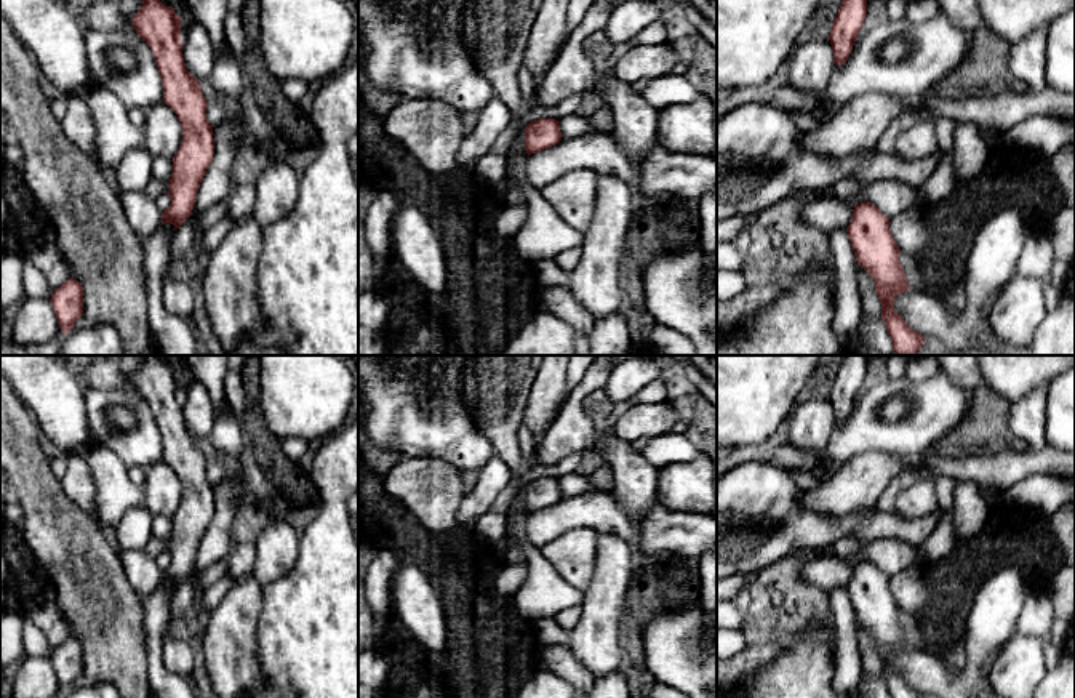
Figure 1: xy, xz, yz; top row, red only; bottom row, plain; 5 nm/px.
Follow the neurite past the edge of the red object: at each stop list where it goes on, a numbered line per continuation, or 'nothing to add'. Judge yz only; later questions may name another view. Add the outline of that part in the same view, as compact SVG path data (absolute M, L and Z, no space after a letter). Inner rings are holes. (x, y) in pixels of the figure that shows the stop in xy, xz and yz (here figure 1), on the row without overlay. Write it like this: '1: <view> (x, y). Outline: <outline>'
nothing to add

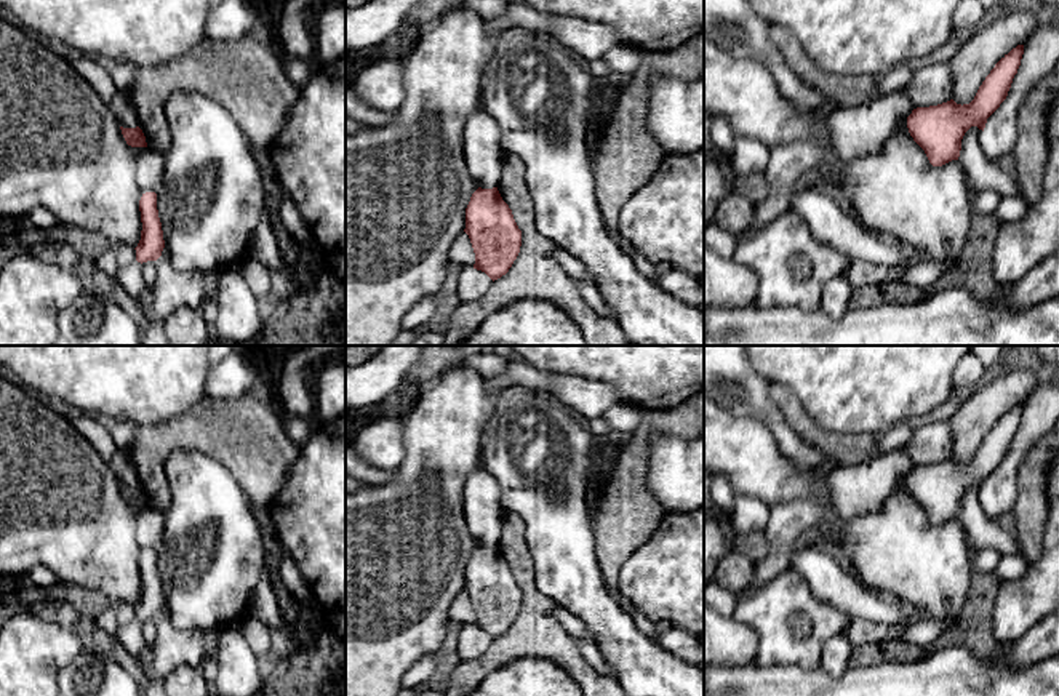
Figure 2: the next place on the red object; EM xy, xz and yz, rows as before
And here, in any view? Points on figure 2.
nothing to add

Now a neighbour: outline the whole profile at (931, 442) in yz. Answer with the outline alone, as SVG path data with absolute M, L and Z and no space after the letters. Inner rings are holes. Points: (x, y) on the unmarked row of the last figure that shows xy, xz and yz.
M928 418L917 421L909 443L901 451L910 458L913 467L950 459L953 440L949 422Z

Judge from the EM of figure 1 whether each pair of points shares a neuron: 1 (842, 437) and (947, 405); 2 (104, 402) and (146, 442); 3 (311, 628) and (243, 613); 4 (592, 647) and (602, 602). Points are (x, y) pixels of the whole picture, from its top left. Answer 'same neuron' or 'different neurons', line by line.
1: same neuron
2: same neuron
3: different neurons
4: same neuron

